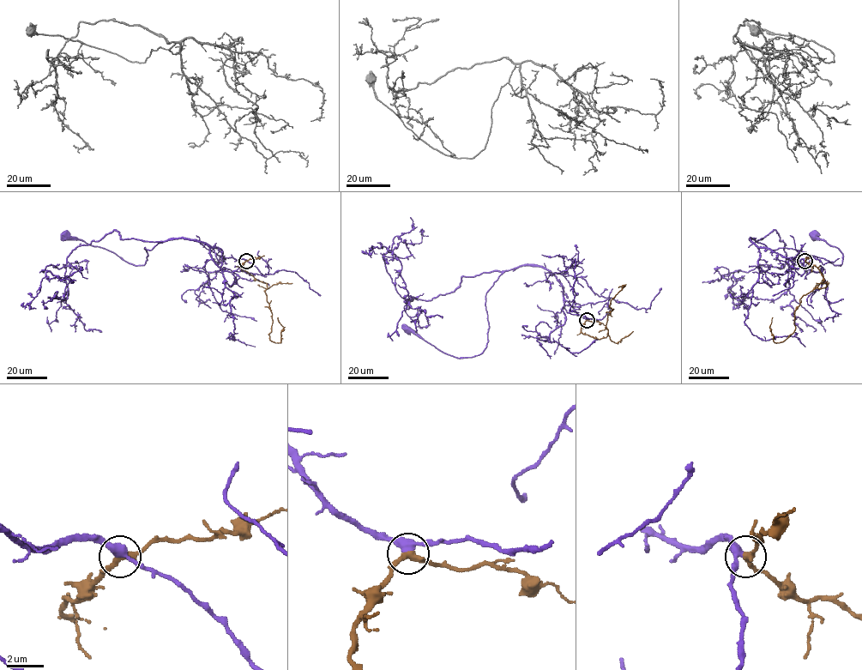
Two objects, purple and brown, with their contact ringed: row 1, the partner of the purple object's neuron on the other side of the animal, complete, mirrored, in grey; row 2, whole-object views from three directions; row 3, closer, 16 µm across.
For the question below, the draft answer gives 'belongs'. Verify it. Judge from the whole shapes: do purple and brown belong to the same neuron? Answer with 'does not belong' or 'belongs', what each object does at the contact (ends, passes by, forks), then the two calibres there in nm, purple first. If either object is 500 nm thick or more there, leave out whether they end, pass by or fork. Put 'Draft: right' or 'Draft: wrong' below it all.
belongs | purple passes by | brown passes by | 380/320 nm
Draft: right

